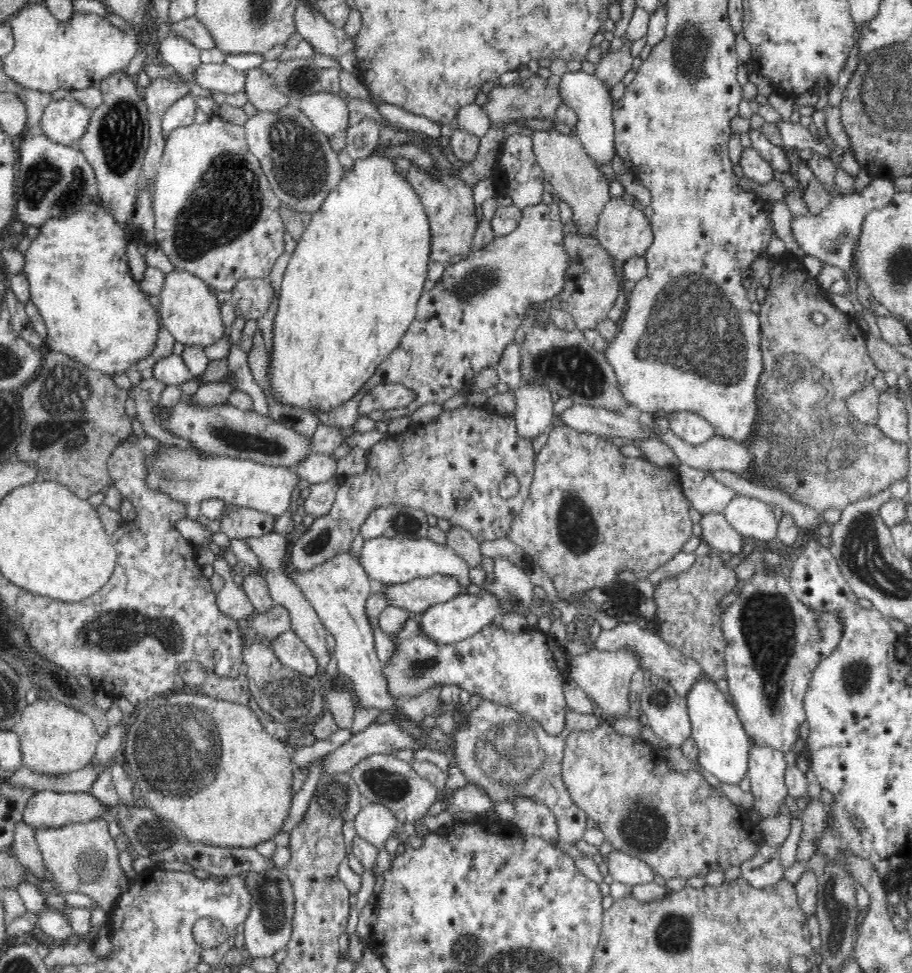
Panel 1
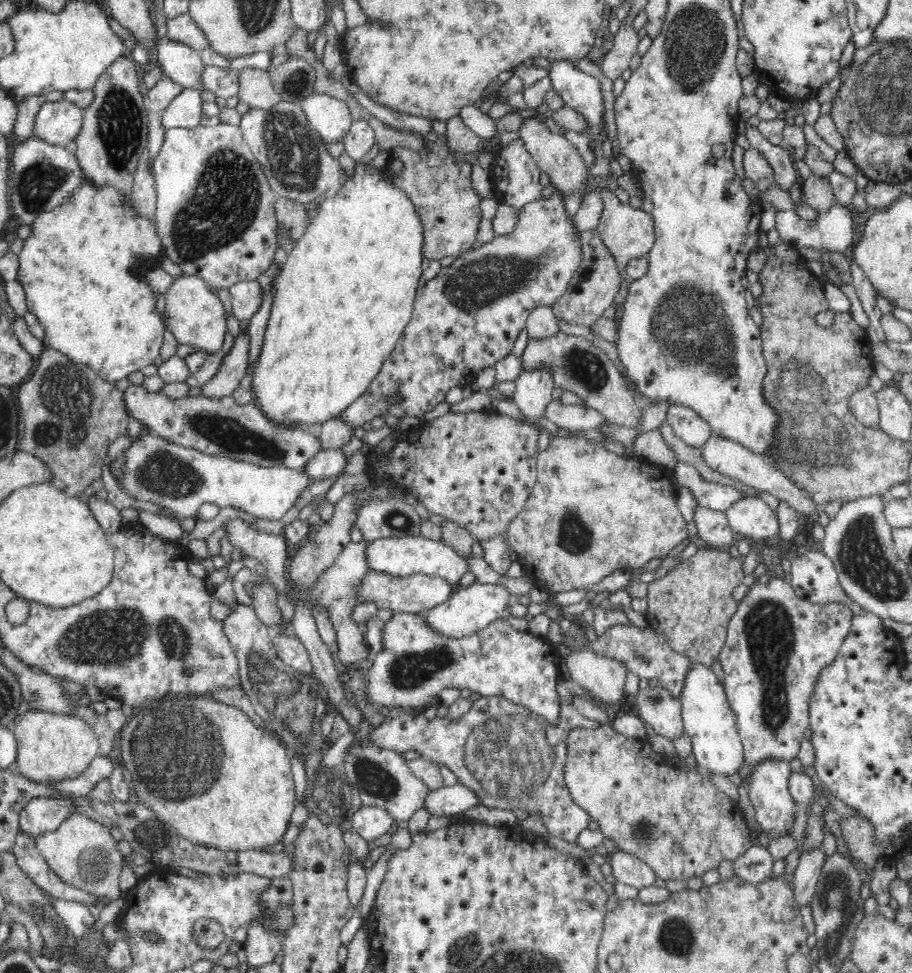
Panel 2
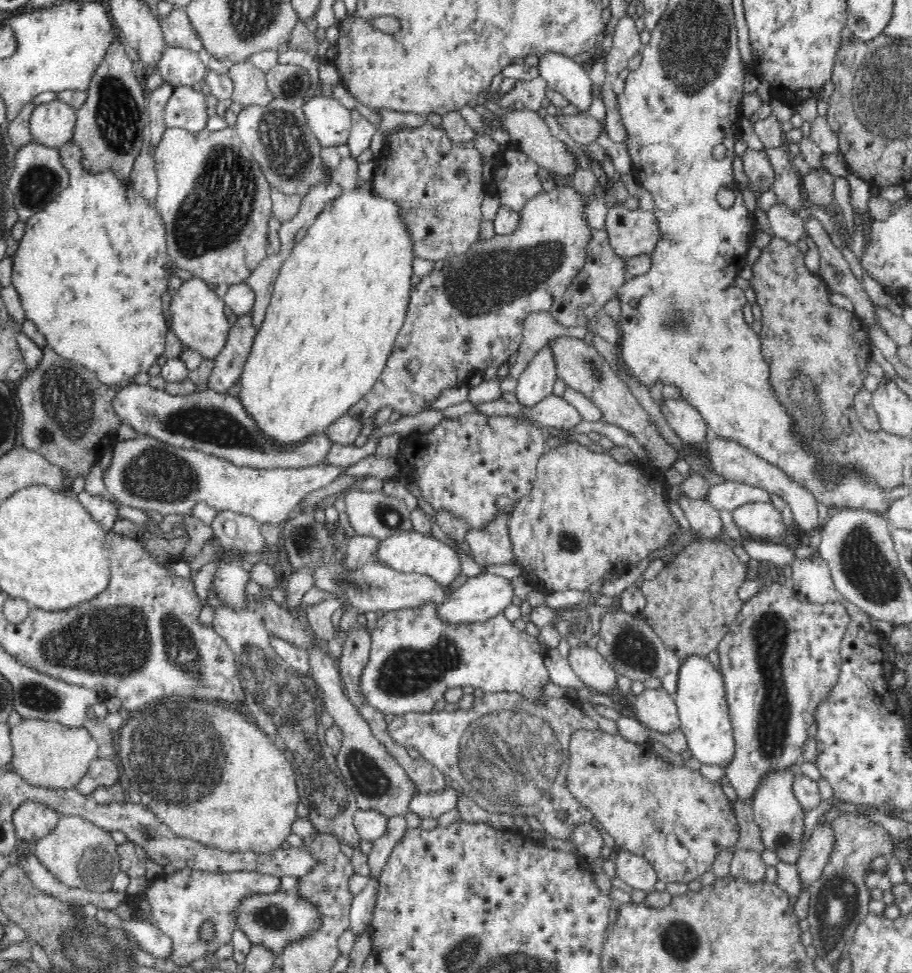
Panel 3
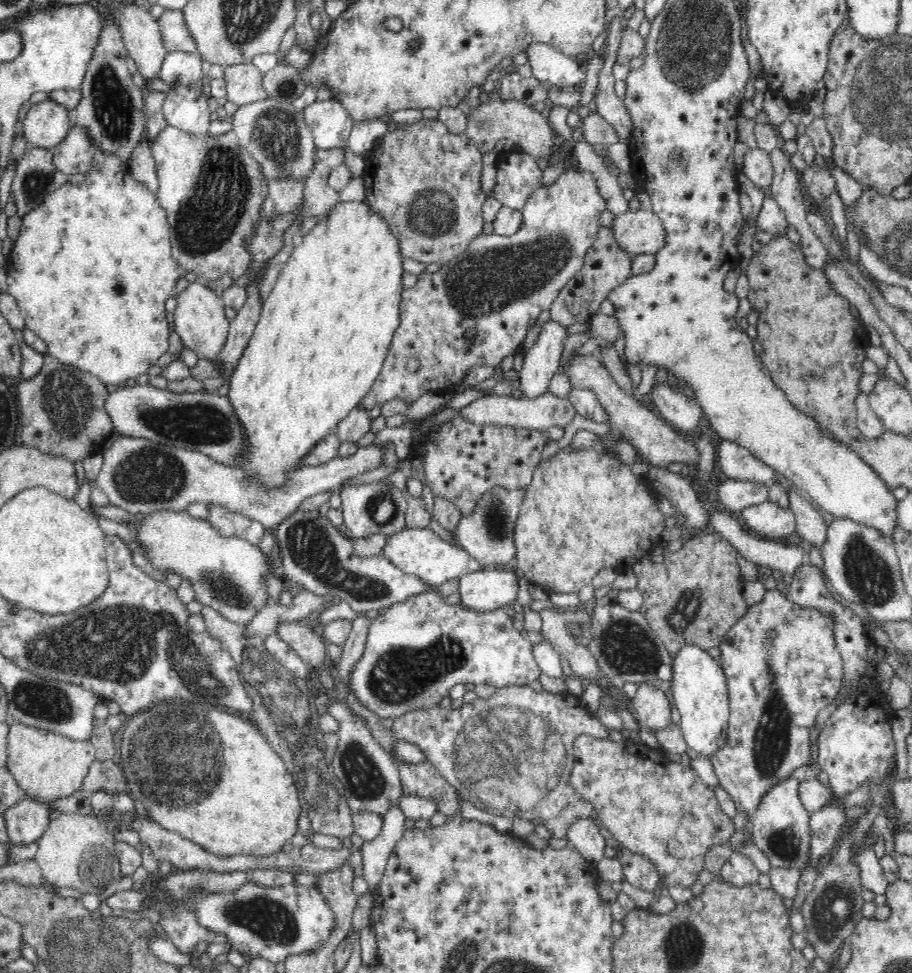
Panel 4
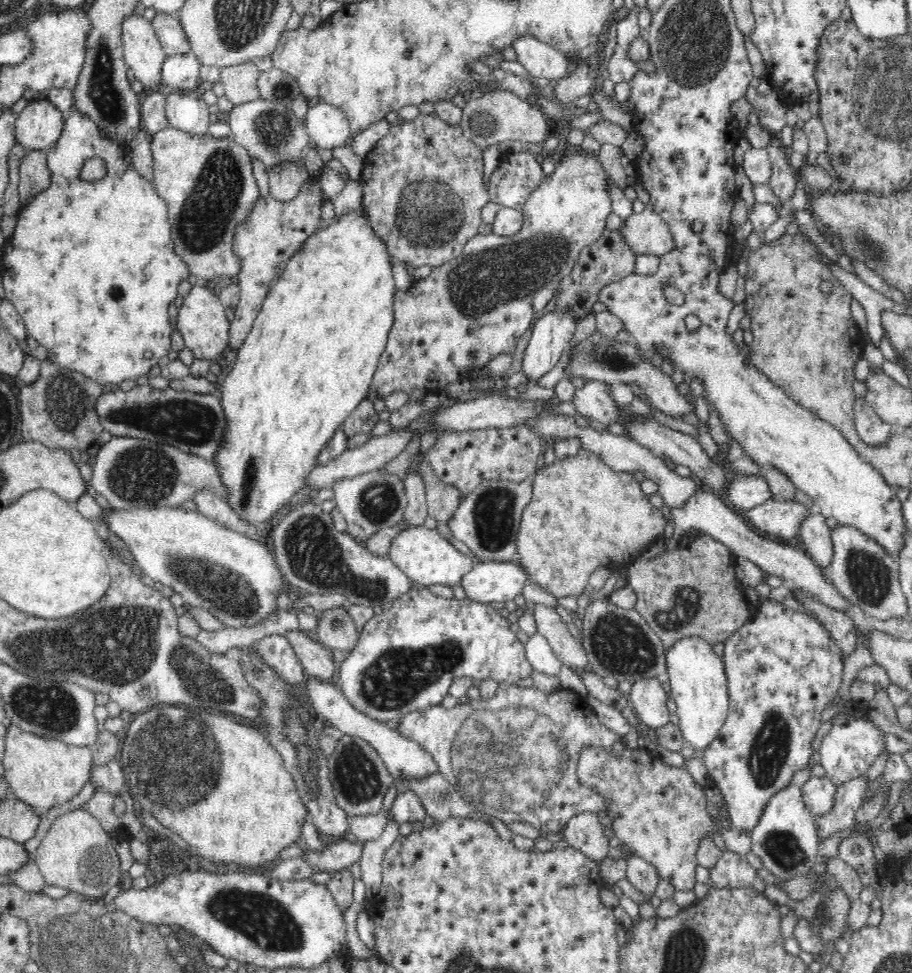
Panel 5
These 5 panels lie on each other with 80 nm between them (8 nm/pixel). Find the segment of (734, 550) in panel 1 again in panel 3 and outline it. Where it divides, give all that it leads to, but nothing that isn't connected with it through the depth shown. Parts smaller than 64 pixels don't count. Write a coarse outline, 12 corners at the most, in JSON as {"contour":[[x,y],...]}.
{"contour":[[682,497],[695,537],[725,538],[718,511],[706,500]]}

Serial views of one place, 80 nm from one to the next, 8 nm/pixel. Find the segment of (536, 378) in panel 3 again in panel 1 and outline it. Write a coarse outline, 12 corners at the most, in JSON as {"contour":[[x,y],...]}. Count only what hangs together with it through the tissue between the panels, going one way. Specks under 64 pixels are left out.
{"contour":[[522,382],[512,415],[521,436],[536,440],[555,424],[555,396]]}

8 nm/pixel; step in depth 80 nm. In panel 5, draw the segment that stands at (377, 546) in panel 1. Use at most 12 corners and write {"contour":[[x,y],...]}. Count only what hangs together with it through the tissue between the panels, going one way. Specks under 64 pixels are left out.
{"contour":[[402,529],[386,555],[415,585],[452,587],[475,559],[436,529]]}

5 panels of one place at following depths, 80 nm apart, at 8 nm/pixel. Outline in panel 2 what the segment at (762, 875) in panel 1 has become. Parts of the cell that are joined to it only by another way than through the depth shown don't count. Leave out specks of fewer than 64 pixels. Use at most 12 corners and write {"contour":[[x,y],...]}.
{"contour":[[752,845],[733,861],[734,874],[750,884],[774,870],[768,847]]}

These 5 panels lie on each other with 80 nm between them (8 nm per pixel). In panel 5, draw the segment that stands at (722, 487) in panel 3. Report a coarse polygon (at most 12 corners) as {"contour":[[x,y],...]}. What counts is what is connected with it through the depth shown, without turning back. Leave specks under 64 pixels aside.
{"contour":[[760,474],[737,476],[725,494],[745,512],[772,499]]}

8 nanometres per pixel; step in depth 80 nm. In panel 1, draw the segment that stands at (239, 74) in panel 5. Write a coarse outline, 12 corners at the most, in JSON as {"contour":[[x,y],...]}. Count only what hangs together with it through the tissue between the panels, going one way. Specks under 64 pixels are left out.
{"contour":[[245,72],[245,94],[258,111],[294,103],[272,75]]}

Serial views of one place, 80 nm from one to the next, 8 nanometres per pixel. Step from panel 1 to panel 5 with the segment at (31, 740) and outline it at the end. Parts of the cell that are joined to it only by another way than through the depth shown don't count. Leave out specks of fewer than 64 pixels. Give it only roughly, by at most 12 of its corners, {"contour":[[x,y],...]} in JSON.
{"contour":[[7,728],[10,796],[34,810],[72,800],[92,750]]}

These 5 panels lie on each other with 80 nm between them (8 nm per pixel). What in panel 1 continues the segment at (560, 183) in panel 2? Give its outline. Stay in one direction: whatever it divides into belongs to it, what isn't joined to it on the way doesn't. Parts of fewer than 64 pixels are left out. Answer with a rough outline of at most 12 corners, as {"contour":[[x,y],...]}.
{"contour":[[534,130],[535,159],[578,235],[596,236],[614,186],[577,137]]}

